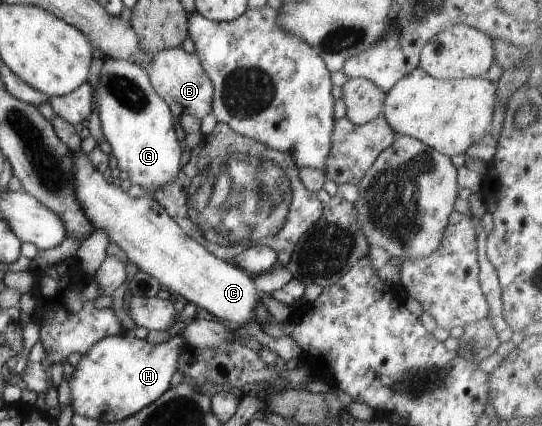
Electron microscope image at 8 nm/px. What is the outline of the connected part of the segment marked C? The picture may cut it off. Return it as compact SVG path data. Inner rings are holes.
M82 150L70 152L70 154L74 156L74 168L76 168L76 174L72 176L72 180L76 180L74 192L76 192L76 200L84 212L84 216L90 220L90 224L94 228L104 230L108 235L109 242L124 250L128 260L136 264L139 271L156 278L162 286L166 286L170 292L174 292L174 296L180 299L184 298L187 303L196 304L199 311L208 317L216 318L240 330L243 330L250 320L256 321L254 306L260 304L261 297L252 282L253 275L249 270L245 270L235 262L229 263L221 258L216 258L202 244L198 244L191 236L188 236L153 198L145 196L134 198L128 192L124 192L120 186L108 183L104 174L93 167L88 156Z

